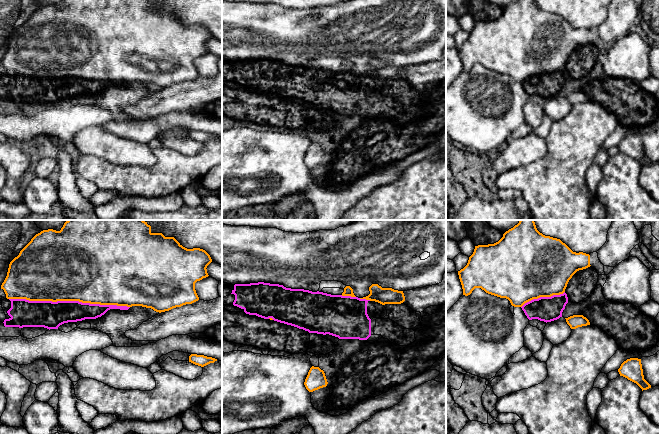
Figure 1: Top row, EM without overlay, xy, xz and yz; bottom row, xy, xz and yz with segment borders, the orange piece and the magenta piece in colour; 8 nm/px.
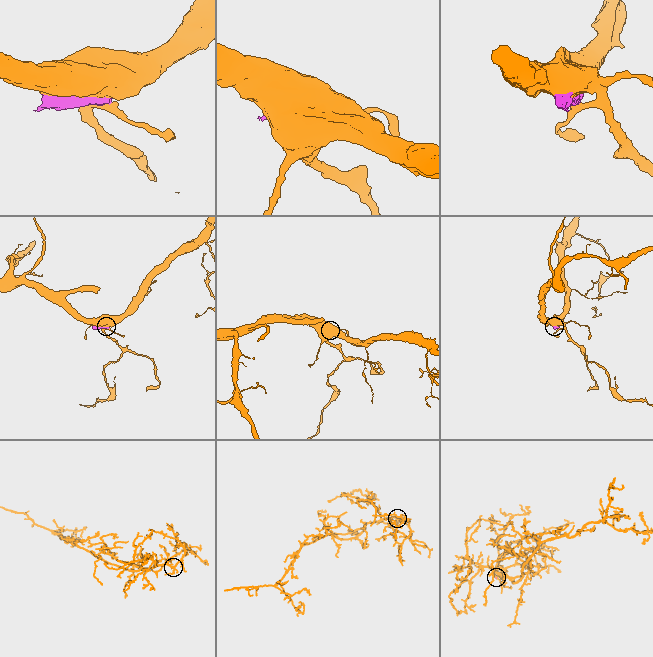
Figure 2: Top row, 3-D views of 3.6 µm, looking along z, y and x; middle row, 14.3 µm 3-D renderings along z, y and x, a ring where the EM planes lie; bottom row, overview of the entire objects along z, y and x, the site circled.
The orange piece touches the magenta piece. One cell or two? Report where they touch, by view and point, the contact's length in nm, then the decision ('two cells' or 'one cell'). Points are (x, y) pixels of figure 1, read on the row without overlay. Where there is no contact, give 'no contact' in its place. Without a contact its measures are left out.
contact xy (69, 76); length 950 nm; two cells

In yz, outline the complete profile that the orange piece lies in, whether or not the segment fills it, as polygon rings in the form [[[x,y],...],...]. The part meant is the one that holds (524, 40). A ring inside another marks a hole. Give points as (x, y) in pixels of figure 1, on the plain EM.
[[[517,0],[506,7],[498,18],[475,22],[467,41],[458,47],[458,51],[463,71],[468,72],[475,64],[481,64],[488,70],[508,75],[514,83],[522,83],[533,75],[563,70],[572,52],[590,42],[589,30],[573,28],[560,15],[540,9],[535,0]]]

